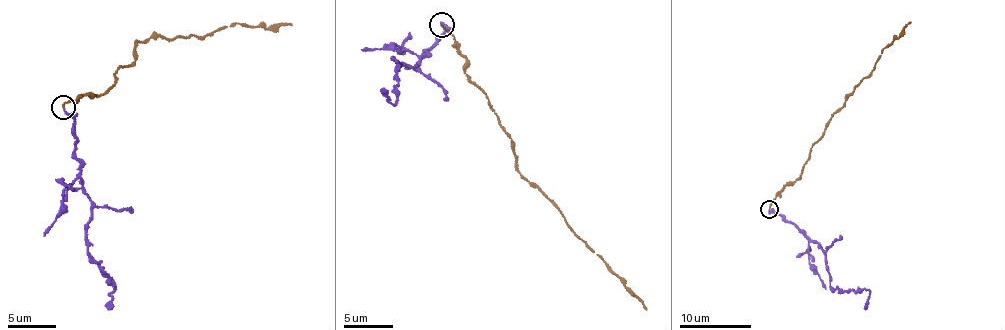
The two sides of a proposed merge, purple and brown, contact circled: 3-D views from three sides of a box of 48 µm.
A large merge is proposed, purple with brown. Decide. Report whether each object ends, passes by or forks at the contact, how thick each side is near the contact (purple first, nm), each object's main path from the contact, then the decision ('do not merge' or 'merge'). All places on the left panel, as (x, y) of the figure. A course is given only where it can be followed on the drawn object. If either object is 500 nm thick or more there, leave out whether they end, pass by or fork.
purple ends; brown ends; calibres 150 and 140 nm; course purple (64, 106), (75, 119), (75, 152), (83, 171), (83, 192), (90, 201), (86, 251), (114, 287), (108, 308); course brown (64, 106), (109, 90), (114, 72), (134, 61), (138, 40), (203, 38), (237, 22), (274, 30), (291, 24); do not merge

